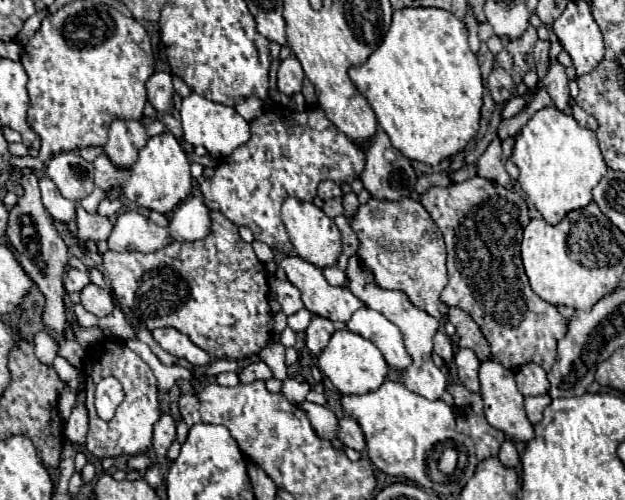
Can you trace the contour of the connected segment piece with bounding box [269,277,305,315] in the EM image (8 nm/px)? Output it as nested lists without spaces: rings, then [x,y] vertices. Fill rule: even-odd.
[[[271,277],[269,285],[271,285],[271,291],[277,295],[277,301],[281,303],[285,315],[293,315],[305,307],[301,301],[299,289],[295,285],[291,285],[289,281],[279,281],[279,279]]]

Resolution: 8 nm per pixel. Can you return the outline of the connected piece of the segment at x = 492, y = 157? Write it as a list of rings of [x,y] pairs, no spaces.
[[[499,139],[493,141],[487,147],[487,151],[481,155],[481,159],[477,161],[477,175],[491,179],[491,181],[503,185],[505,189],[513,189],[513,181],[501,159],[501,141]]]

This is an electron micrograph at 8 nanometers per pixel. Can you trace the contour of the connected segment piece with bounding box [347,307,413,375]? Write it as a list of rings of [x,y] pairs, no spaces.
[[[369,307],[355,311],[351,321],[347,323],[347,329],[375,343],[377,349],[383,353],[385,361],[389,363],[389,367],[395,369],[397,375],[401,375],[401,371],[405,371],[413,363],[411,355],[403,345],[399,327],[389,323],[379,311],[373,311]]]

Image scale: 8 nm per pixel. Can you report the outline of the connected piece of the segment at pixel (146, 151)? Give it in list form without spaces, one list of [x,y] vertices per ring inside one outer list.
[[[161,133],[151,137],[147,145],[139,151],[139,159],[131,171],[113,169],[111,183],[119,183],[123,187],[123,197],[135,201],[139,207],[167,215],[189,197],[193,187],[193,177],[189,171],[189,159],[181,149],[179,141],[171,133]]]

